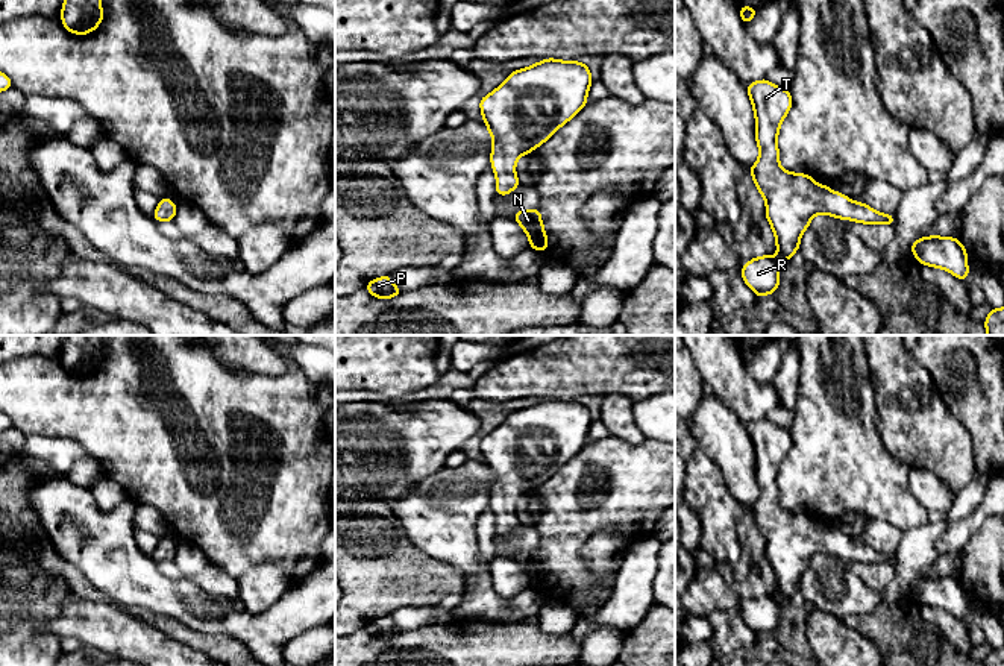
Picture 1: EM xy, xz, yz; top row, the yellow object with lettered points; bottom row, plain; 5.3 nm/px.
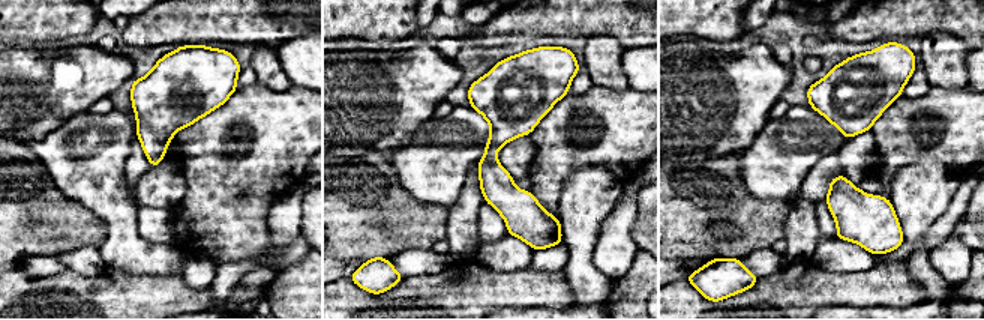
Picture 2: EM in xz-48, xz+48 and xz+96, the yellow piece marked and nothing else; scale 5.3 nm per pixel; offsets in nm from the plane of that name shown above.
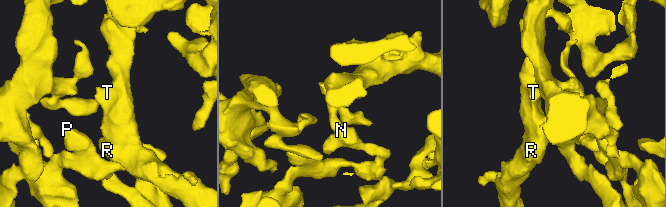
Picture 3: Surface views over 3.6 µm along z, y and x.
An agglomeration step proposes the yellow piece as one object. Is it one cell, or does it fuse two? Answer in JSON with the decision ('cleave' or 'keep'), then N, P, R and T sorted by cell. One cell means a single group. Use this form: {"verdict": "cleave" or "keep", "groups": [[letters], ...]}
{"verdict": "keep", "groups": [["N", "P", "R", "T"]]}

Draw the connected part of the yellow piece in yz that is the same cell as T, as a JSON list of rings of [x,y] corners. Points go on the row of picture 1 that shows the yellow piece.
[[[767,79],[755,80],[746,86],[755,115],[755,140],[760,149],[757,162],[748,170],[757,185],[758,193],[766,203],[766,218],[772,226],[777,241],[777,256],[754,256],[748,261],[740,275],[745,284],[757,294],[757,297],[772,294],[780,287],[780,262],[792,258],[799,250],[799,241],[814,215],[831,215],[840,220],[851,220],[864,225],[886,223],[893,226],[895,215],[883,214],[869,205],[851,200],[842,193],[833,191],[827,185],[814,182],[813,176],[804,173],[790,173],[780,165],[778,132],[786,115],[792,108],[792,94],[789,90],[780,88]]]

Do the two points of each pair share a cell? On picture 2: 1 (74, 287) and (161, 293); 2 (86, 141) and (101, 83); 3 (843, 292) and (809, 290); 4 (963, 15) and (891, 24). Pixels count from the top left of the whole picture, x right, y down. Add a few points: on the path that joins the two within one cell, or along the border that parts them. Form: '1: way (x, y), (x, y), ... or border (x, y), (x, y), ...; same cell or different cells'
1: way (95, 293), (140, 293); same cell
2: border (89, 111), (66, 119), (57, 128); different cells
3: way (834, 290), (818, 290); same cell
4: way (945, 15), (909, 15); same cell

